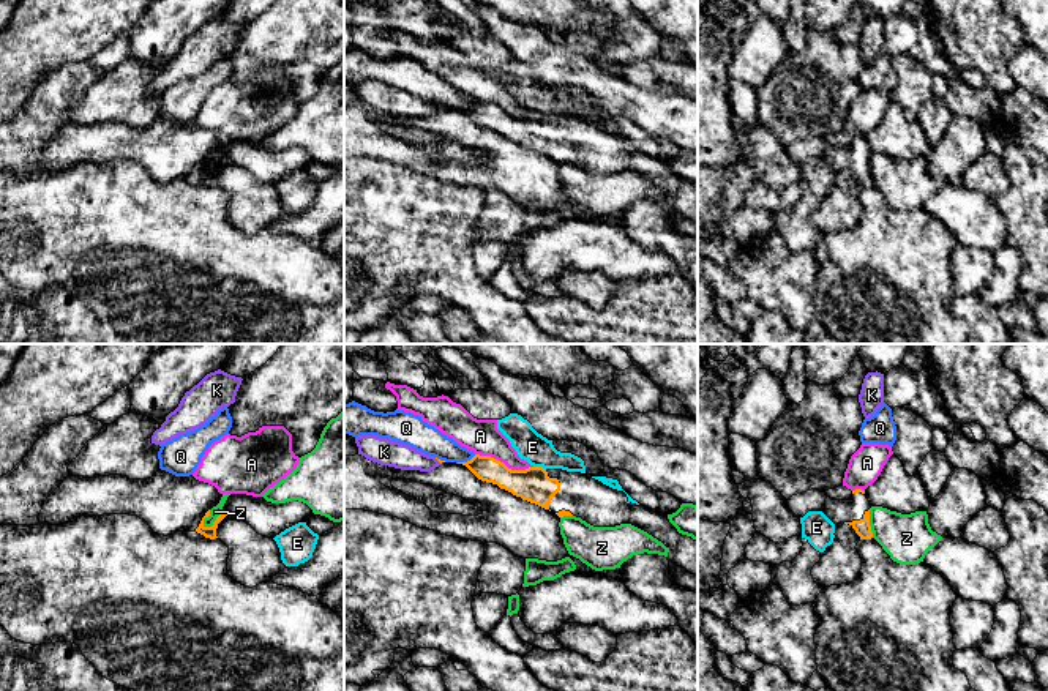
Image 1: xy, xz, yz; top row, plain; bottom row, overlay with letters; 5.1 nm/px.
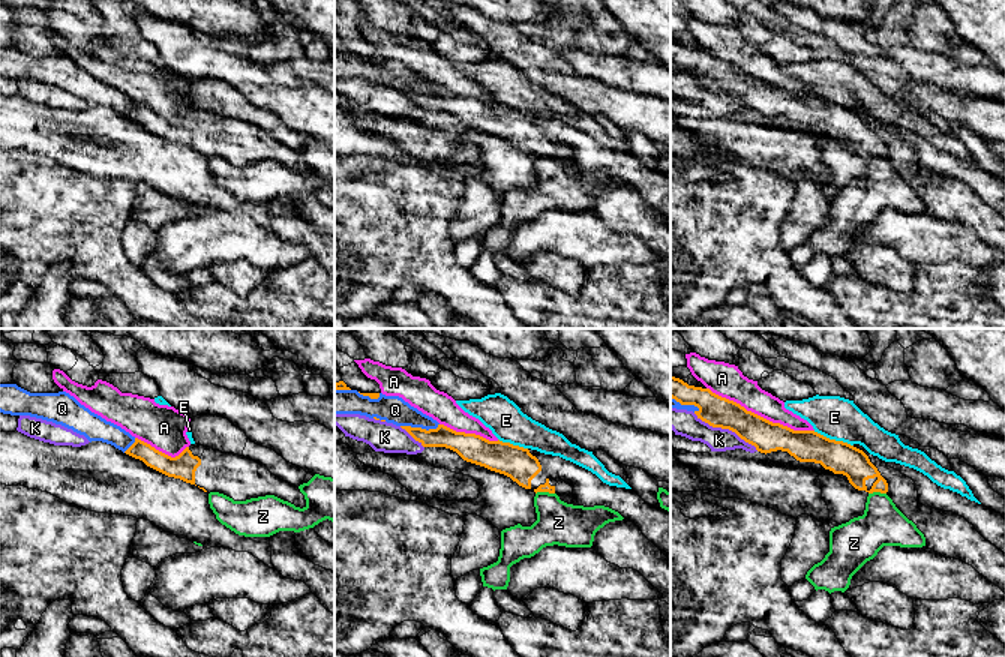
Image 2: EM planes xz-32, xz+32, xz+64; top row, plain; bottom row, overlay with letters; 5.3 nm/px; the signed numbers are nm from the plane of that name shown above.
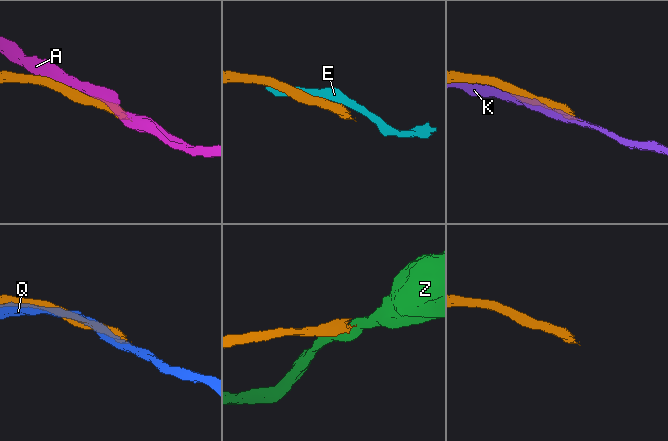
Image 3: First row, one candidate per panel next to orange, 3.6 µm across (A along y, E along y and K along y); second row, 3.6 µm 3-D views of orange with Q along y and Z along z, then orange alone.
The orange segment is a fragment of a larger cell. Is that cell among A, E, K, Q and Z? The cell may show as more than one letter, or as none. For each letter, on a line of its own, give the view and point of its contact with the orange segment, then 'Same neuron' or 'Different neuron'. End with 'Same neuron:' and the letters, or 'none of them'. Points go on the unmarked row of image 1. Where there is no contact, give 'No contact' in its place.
A: Touches orange at xz (502, 109). Different neuron
E: Touches orange at xz (540, 114). Different neuron
K: Touches orange at xz (437, 106). Different neuron
Q: Touches orange at xz (467, 108). Different neuron
Z: Touches orange at xy (213, 171). Different neuron
Same neuron: none of them

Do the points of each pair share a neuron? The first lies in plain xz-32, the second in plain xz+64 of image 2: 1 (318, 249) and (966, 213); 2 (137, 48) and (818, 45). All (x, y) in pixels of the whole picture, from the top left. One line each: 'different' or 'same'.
1: same
2: different

